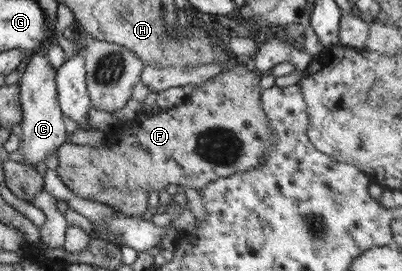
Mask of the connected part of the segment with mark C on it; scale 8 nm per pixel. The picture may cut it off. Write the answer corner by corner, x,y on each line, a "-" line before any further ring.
34,53
26,57
24,72
17,82
22,122
16,131
20,137
18,152
22,154
22,164
30,168
36,169
48,154
52,154
52,150
57,150
60,144
66,142
70,128
59,109
55,78
55,71
50,68
46,56

